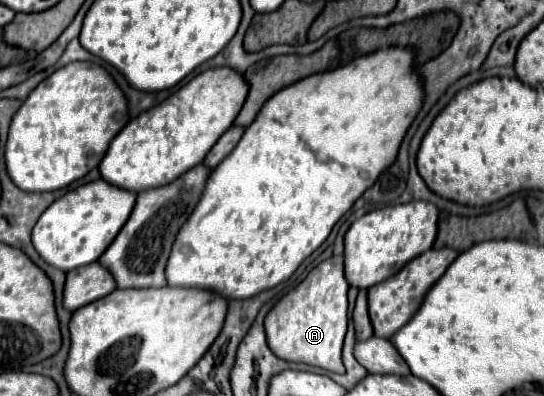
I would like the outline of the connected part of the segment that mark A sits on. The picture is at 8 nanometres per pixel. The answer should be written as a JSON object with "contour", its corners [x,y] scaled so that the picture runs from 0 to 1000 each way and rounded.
{"contour":[[[607,649],[592,659],[585,674],[577,674],[566,699],[540,725],[533,740],[526,740],[489,795],[489,841],[493,841],[493,871],[500,871],[500,886],[507,902],[522,902],[526,912],[544,912],[544,917],[566,917],[577,927],[592,927],[599,937],[614,942],[632,942],[629,922],[629,861],[636,846],[640,826],[640,710],[632,699],[632,649]]]}

